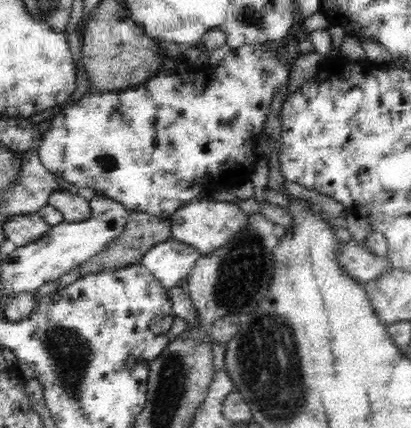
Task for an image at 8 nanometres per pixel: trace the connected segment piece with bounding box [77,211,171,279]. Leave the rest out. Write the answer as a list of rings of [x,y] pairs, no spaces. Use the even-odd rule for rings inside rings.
[[[131,211],[128,215],[124,230],[100,252],[89,257],[83,264],[77,267],[78,279],[82,279],[87,275],[98,275],[100,272],[107,272],[118,268],[126,268],[132,263],[140,263],[139,260],[152,248],[155,244],[164,242],[171,238],[171,224],[169,219],[161,219],[151,214]]]

